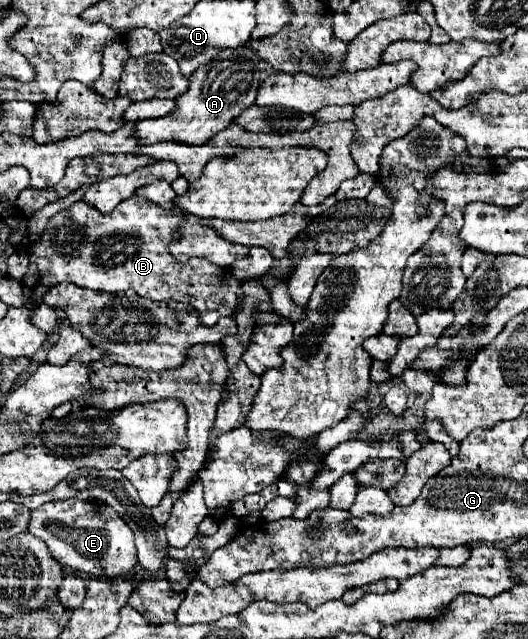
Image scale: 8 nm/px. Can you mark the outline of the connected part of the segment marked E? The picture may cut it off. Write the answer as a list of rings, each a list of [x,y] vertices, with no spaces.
[[[80,499],[44,503],[32,511],[28,531],[48,545],[50,555],[62,567],[70,567],[98,579],[122,577],[136,567],[134,533],[122,517],[104,503]]]

